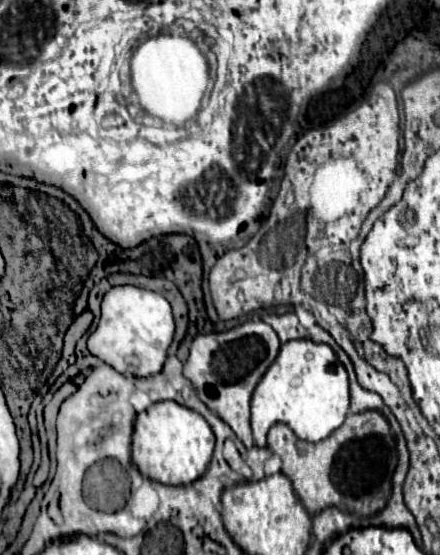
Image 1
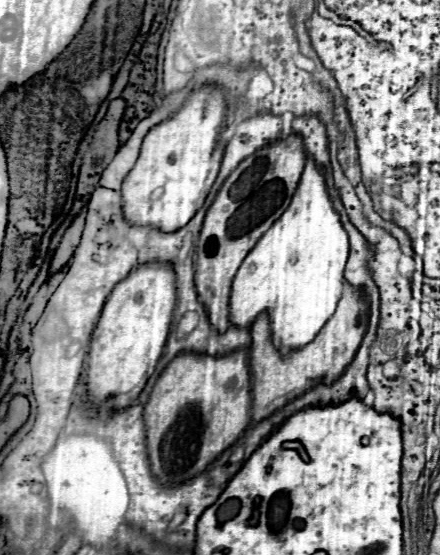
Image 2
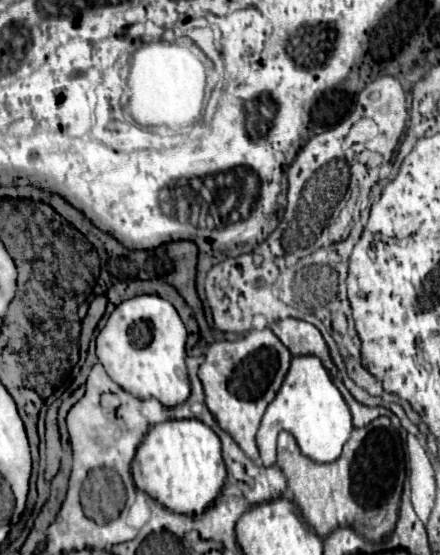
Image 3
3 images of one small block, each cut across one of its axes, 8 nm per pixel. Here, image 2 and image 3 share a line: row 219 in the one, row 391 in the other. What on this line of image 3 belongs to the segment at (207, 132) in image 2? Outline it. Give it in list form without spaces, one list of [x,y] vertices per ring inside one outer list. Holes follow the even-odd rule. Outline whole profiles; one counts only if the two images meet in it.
[[[134,296],[110,314],[96,338],[96,354],[108,376],[138,400],[156,398],[166,408],[184,404],[192,392],[186,368],[186,328],[170,302],[160,296]]]

